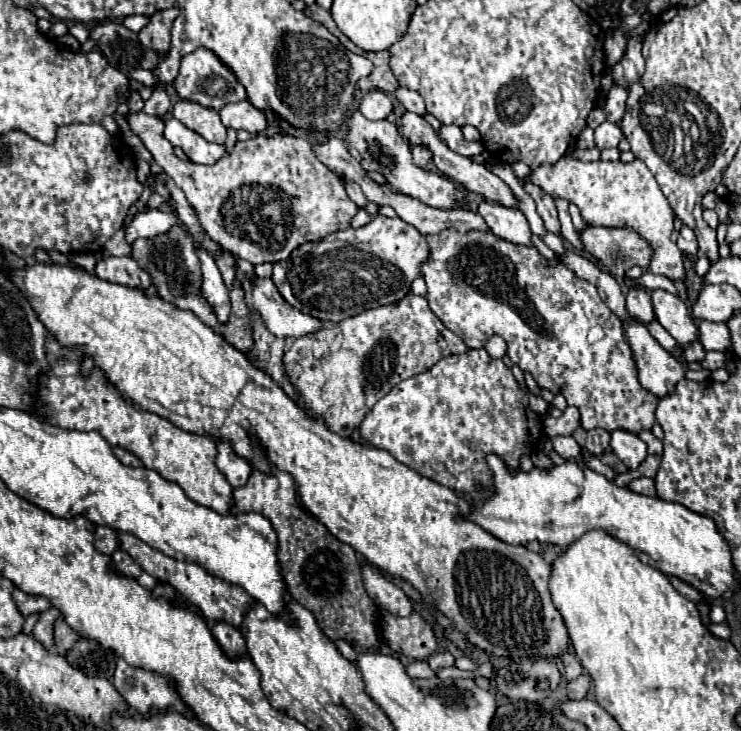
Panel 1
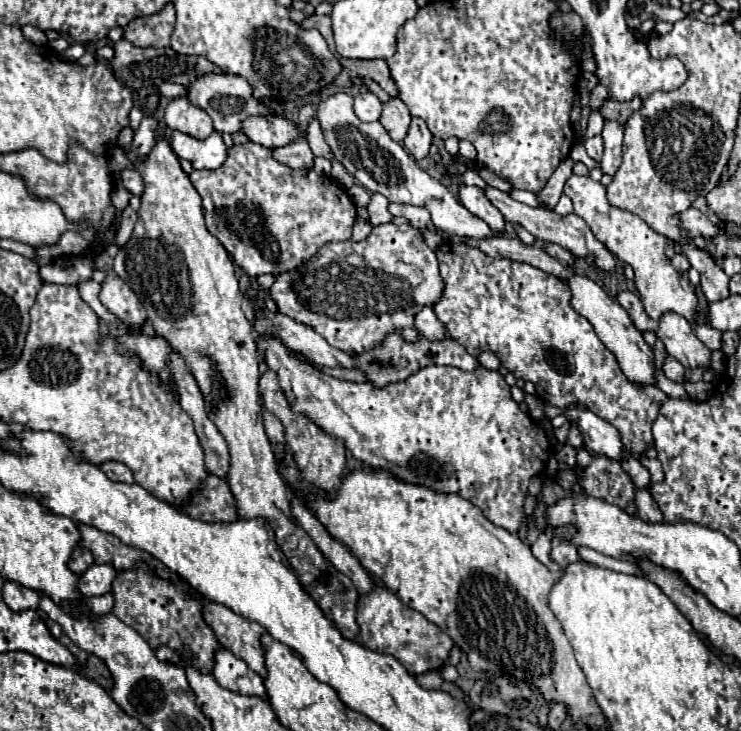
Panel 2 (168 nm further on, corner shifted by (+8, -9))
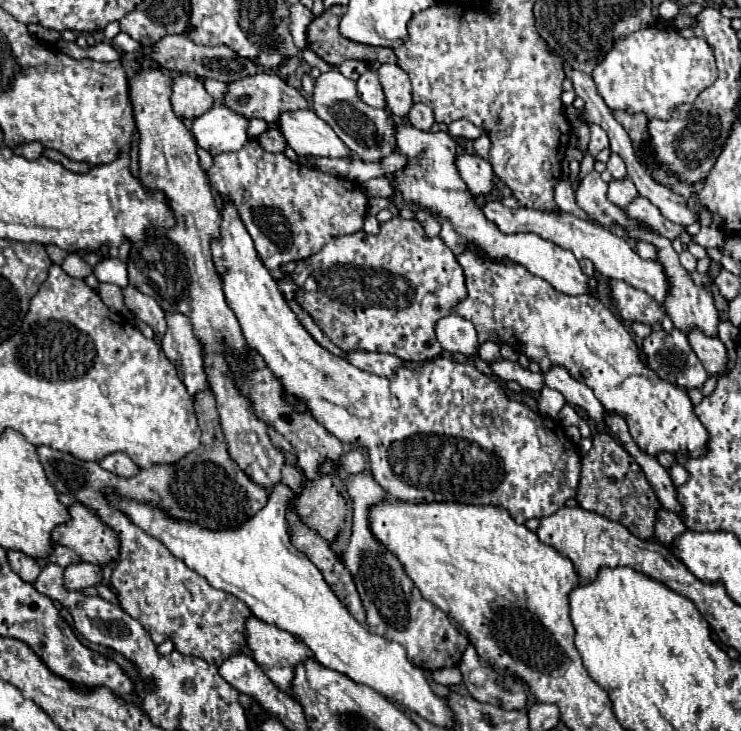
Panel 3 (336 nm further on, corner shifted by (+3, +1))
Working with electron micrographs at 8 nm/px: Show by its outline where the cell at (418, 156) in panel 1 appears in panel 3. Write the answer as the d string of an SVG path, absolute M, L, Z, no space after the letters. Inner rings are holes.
M413 104L413 106L411 106L411 112L407 114L407 120L409 120L415 128L419 128L419 130L429 130L431 124L435 122L431 108L425 106L425 104Z

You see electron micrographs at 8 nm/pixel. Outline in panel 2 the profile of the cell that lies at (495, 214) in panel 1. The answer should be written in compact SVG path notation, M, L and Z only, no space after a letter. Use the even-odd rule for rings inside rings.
M460 186L458 198L460 198L460 202L462 202L462 206L466 210L470 210L474 216L482 218L488 226L494 226L494 230L498 230L498 234L504 232L506 222L504 222L502 214L484 196L484 190L482 188L476 188L476 186Z

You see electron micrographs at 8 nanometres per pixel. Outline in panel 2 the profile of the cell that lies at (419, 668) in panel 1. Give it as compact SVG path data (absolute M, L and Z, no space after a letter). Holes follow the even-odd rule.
M430 670L430 672L426 672L426 674L416 676L416 682L418 682L422 688L426 688L426 690L438 690L438 688L440 688L440 684L442 684L444 680L442 680L440 672Z

